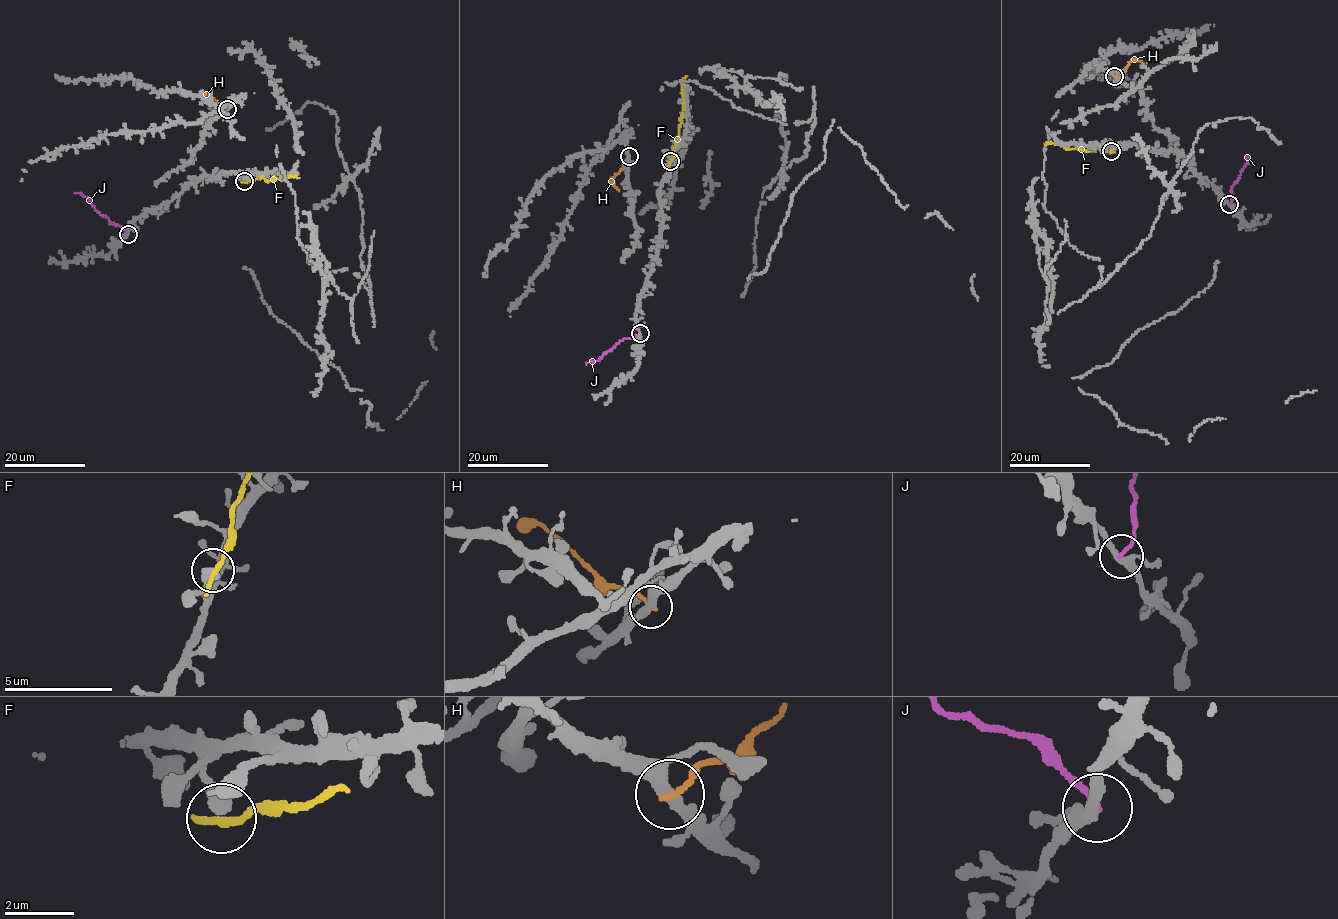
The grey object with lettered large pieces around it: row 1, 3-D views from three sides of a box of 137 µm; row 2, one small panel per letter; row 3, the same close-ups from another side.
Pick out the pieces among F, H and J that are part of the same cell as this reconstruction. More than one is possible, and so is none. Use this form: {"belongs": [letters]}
{"belongs": []}

